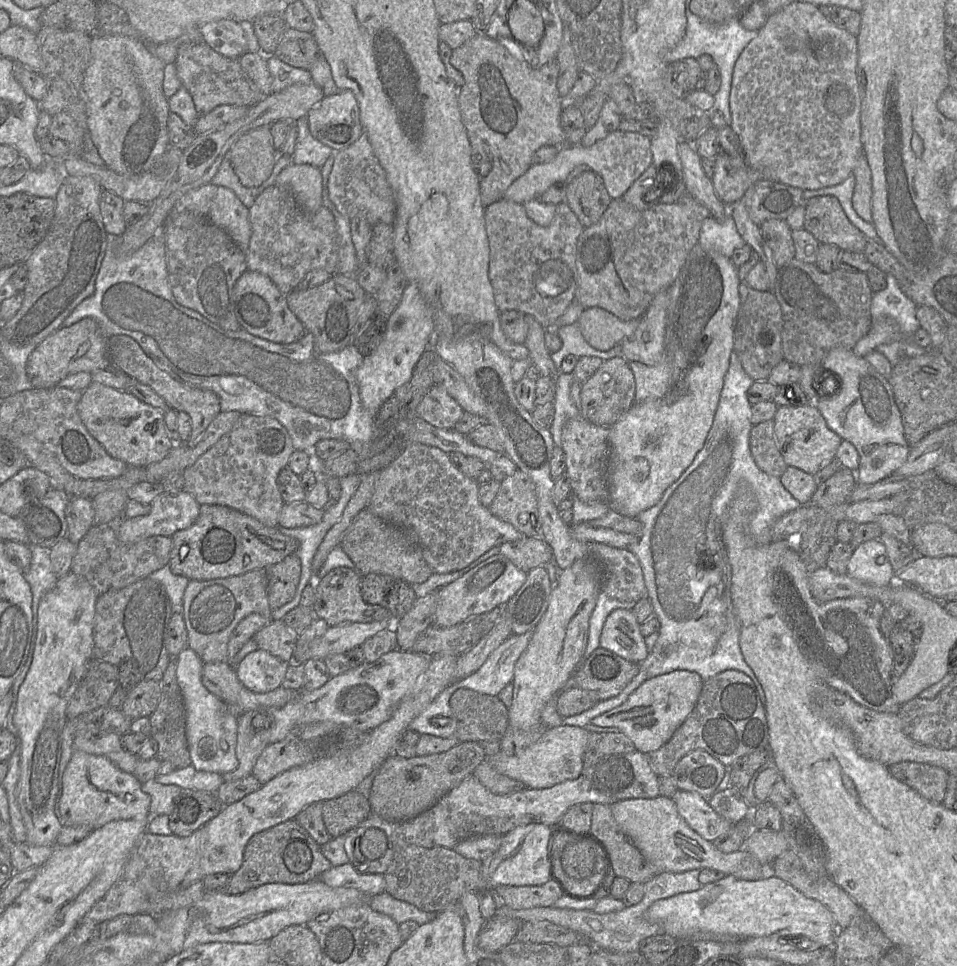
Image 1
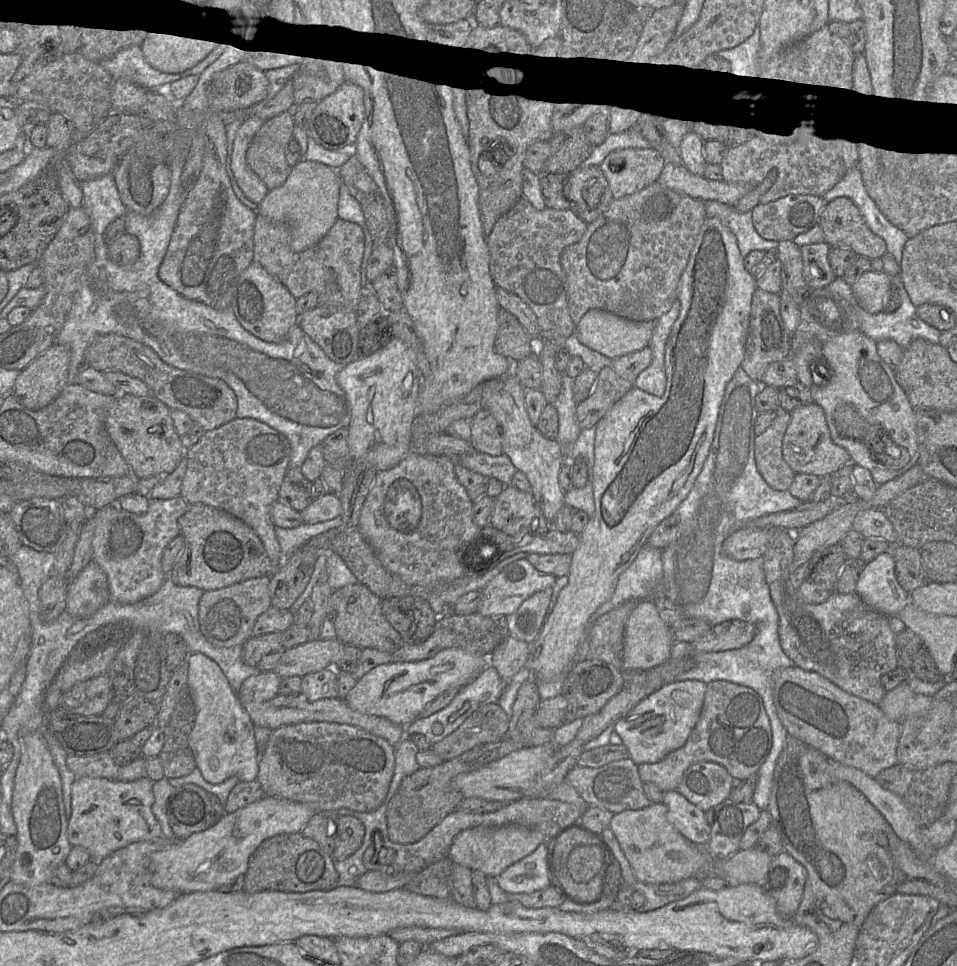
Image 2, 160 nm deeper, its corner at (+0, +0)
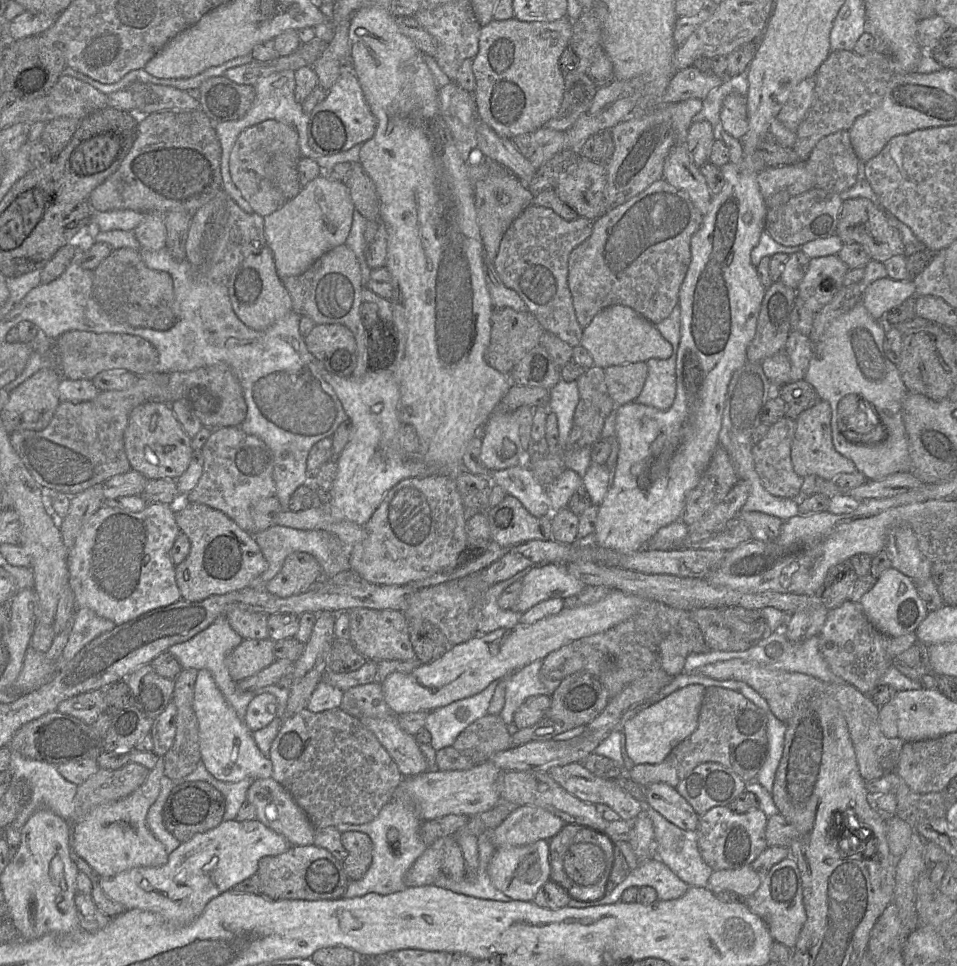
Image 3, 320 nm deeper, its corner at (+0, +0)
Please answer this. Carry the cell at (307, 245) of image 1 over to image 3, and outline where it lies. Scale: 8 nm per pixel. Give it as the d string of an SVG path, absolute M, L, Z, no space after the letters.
M343 244L333 248L317 259L312 266L298 276L281 277L282 283L292 299L292 310L300 316L312 319L315 324L341 324L353 333L357 345L357 365L352 374L353 377L362 377L369 369L367 364L367 329L362 323L360 307L363 302L363 289L361 282L361 269L354 252Z

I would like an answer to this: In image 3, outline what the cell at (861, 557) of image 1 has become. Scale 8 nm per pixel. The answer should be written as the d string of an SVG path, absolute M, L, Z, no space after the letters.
M893 567L885 570L877 578L874 587L862 596L859 604L869 622L888 637L915 633L928 614L915 583Z

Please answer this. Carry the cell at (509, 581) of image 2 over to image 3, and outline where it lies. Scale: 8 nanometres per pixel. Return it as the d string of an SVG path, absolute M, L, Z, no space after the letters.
M565 564L531 567L521 580L522 590L512 610L525 612L550 598L576 598L588 585L569 573Z

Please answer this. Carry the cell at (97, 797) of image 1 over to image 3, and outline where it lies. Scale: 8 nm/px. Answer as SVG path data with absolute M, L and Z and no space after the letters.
M160 757L145 782L129 796L97 807L83 821L71 827L71 850L81 857L100 878L111 878L136 867L160 867L167 863L165 846L153 835L146 817L161 789L164 761Z

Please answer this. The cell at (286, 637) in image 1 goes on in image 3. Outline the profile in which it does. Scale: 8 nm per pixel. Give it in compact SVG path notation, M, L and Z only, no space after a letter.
M245 639L228 654L226 665L231 678L239 683L274 661L272 639Z

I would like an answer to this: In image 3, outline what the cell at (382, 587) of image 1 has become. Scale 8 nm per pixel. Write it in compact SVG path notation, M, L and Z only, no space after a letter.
M408 619L408 627L416 658L422 664L435 661L451 647L441 630L426 620Z

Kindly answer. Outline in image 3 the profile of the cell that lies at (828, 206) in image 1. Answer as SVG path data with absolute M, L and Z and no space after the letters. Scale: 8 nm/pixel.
M867 198L843 201L836 231L843 243L859 243L872 259L885 262L894 255L904 255L904 244L899 230L889 222L886 212Z

